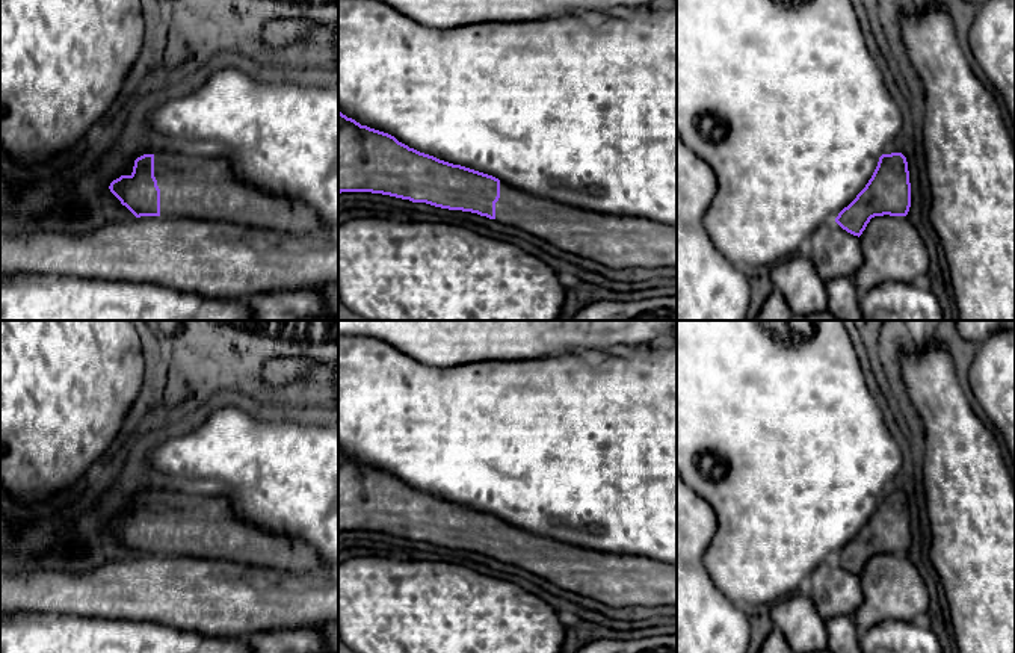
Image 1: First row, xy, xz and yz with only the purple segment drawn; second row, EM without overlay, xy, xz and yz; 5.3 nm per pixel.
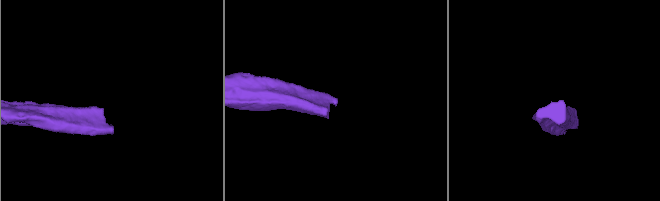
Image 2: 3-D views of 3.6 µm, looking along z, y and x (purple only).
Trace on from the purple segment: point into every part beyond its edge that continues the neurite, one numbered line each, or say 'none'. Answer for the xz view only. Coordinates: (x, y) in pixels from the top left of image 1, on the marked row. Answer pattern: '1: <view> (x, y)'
1: xz (617, 242)

